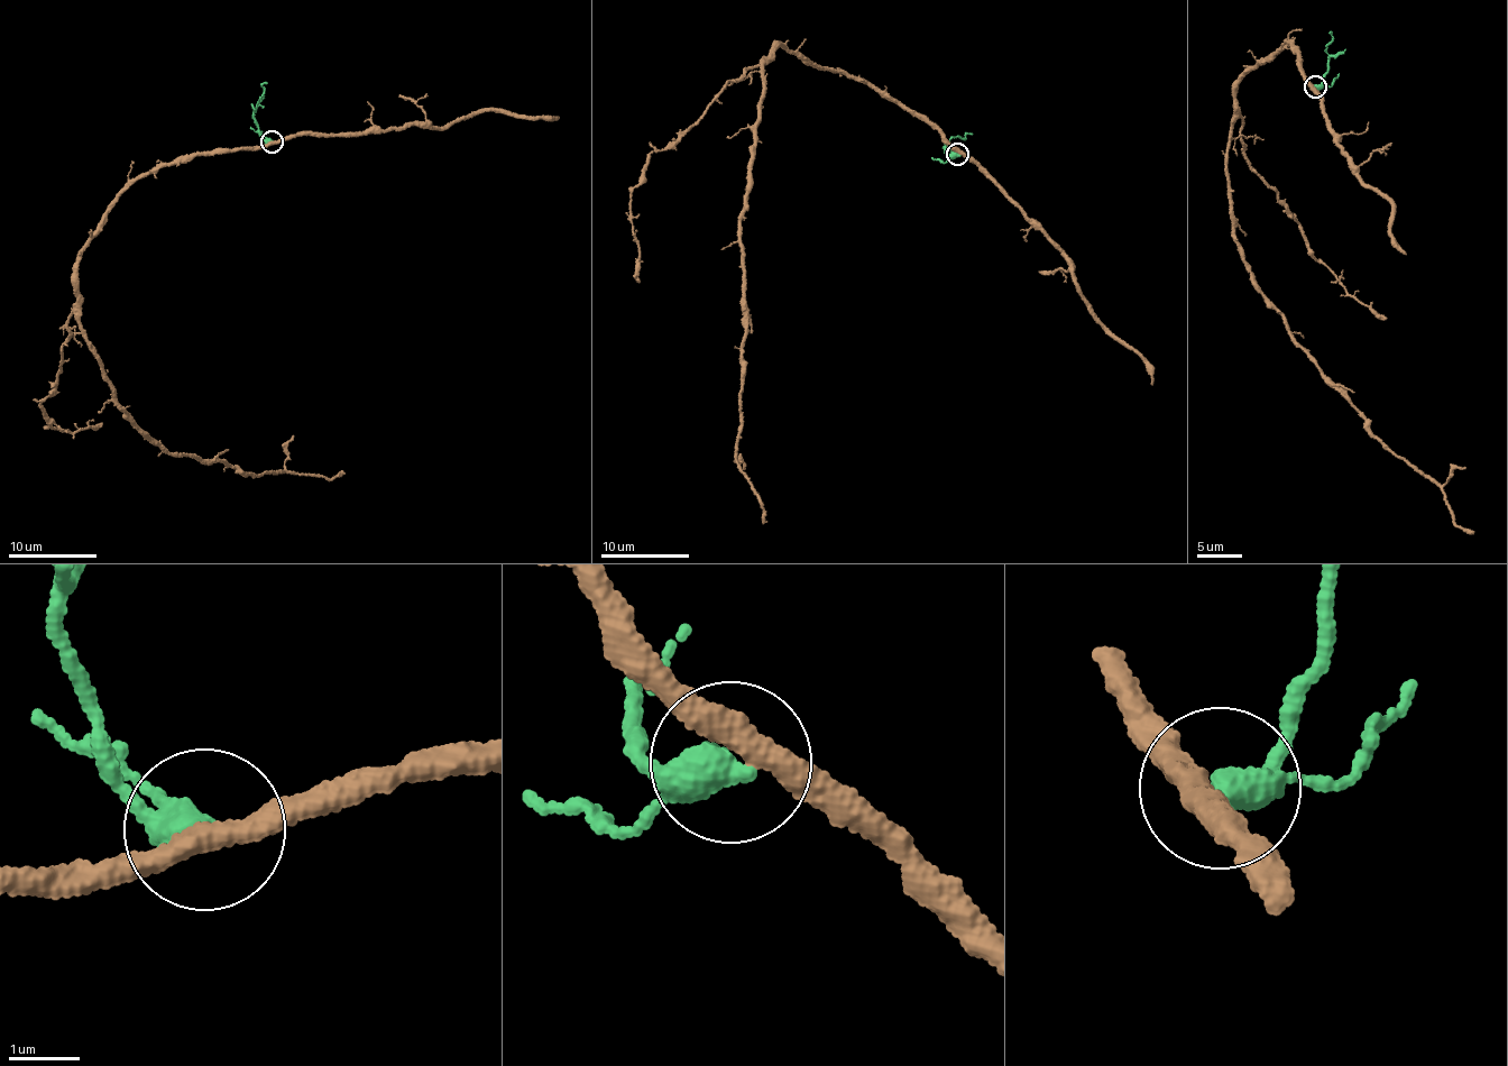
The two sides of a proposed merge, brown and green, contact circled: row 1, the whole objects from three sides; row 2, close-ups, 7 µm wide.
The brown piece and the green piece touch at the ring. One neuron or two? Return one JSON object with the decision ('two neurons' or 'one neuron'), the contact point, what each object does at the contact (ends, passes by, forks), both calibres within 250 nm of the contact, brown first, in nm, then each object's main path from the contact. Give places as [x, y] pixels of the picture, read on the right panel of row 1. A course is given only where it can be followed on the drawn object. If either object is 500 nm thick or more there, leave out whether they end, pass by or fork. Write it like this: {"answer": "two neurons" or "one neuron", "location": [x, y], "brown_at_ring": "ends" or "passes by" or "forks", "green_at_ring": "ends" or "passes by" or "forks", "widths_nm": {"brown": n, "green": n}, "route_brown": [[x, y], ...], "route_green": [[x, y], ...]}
{"answer": "two neurons", "location": [1315, 86], "brown_at_ring": "passes by", "green_at_ring": "passes by", "widths_nm": {"brown": 360, "green": 360}, "route_brown": [[1314, 85], [1294, 40], [1239, 82], [1226, 166], [1238, 250], [1376, 437], [1437, 481], [1455, 524], [1474, 533]], "route_green": [[1315, 86], [1321, 84], [1323, 79], [1329, 56], [1325, 48], [1331, 40], [1330, 33]]}

